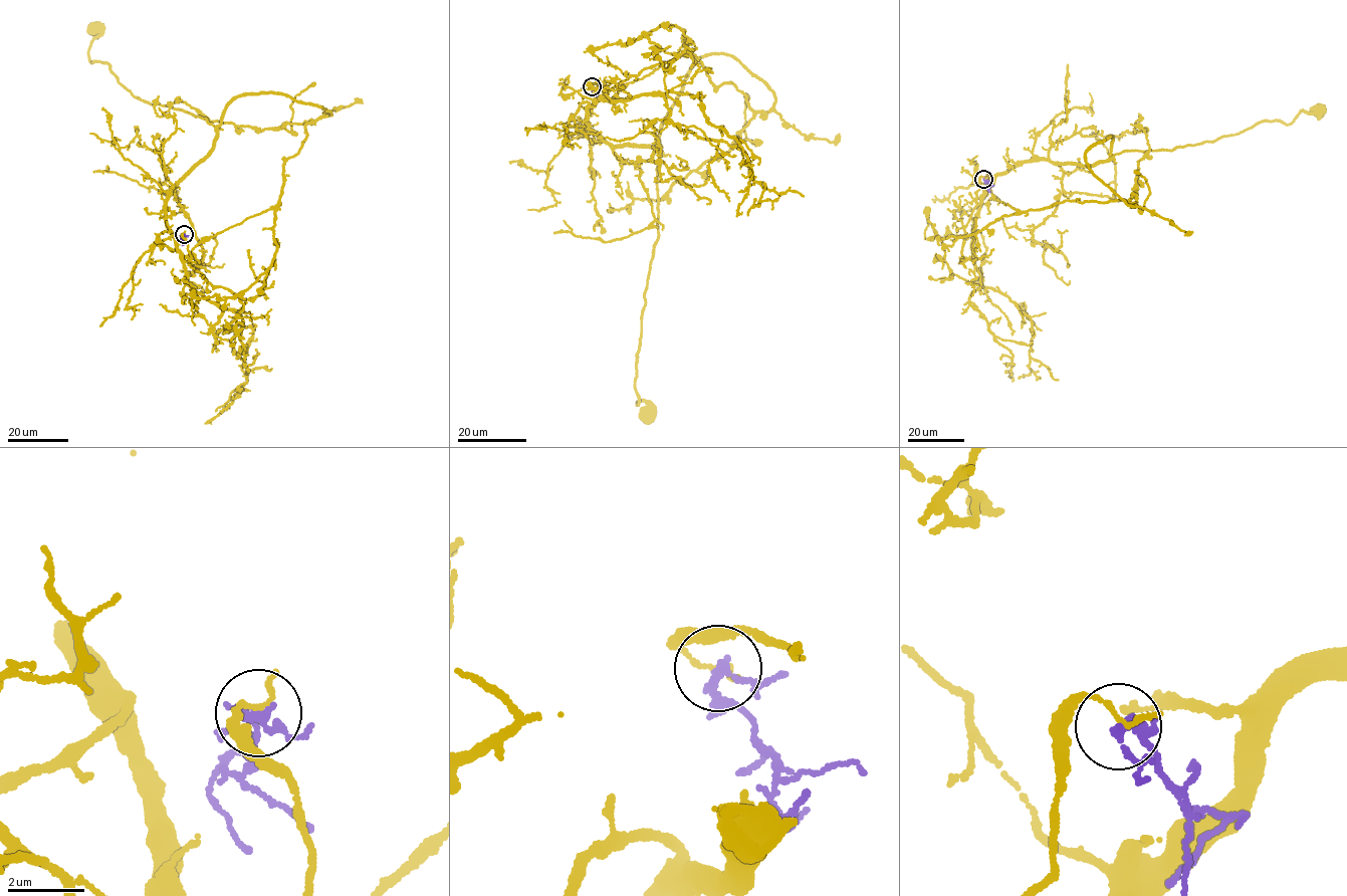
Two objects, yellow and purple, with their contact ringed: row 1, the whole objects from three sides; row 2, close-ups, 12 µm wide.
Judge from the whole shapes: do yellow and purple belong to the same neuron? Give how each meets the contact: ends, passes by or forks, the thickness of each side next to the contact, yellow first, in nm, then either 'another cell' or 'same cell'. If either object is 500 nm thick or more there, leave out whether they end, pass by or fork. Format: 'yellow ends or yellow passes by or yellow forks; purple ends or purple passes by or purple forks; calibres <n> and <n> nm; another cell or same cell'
yellow passes by; purple forks; calibres 110 and 170 nm; another cell

